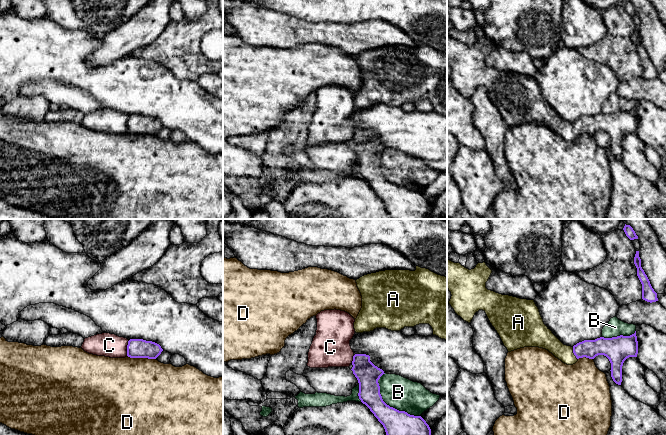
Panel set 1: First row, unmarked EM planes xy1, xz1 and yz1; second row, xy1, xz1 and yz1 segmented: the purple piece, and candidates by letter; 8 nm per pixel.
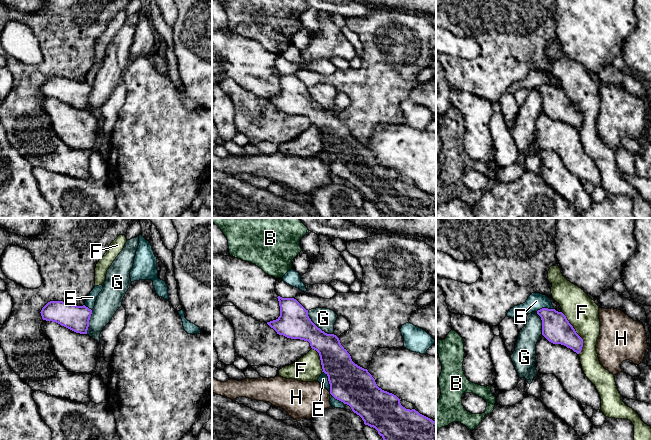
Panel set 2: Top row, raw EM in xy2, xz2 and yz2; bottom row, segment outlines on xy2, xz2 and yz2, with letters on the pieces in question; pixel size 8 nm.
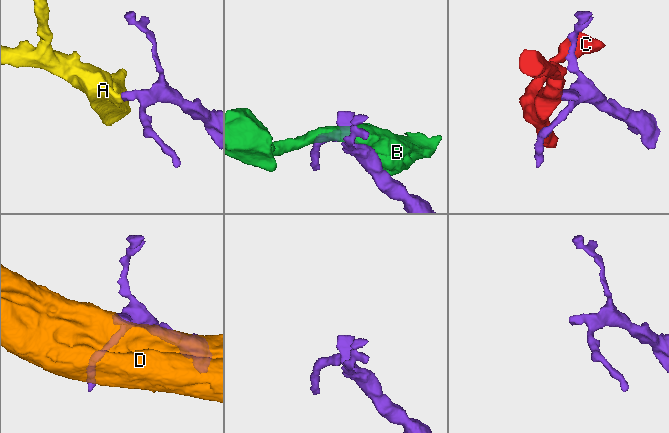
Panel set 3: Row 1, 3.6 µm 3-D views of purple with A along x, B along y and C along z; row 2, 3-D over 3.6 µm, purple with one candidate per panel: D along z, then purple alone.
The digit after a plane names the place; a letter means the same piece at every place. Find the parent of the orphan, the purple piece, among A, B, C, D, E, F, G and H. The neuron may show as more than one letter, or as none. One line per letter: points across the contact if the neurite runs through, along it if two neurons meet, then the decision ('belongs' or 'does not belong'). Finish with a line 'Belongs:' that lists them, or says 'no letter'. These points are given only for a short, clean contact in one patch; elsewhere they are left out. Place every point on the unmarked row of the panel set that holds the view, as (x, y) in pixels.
A: runs through yz1 (590, 125), (581, 125), (573, 128), (562, 128), (545, 115); belongs
B: does not belong
C: border along xy1 (129, 116), (126, 131); does not belong
D: does not belong
E: does not belong
F: border along yz2 (561, 88), (582, 115), (582, 125), (578, 130); does not belong
G: border along xz2 (307, 87), (308, 93), (318, 103), (327, 109), (333, 110); does not belong
H: does not belong
Belongs: A

